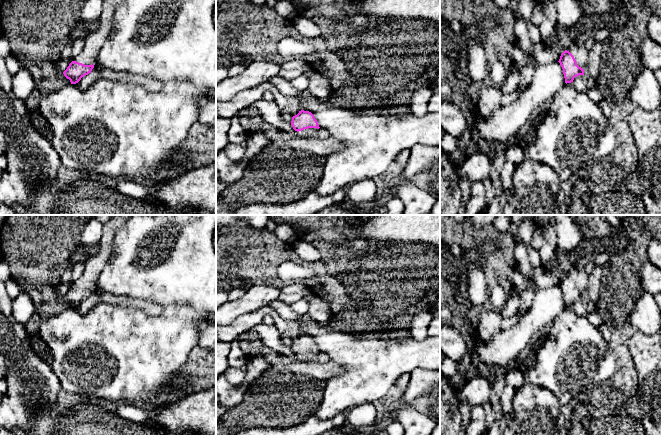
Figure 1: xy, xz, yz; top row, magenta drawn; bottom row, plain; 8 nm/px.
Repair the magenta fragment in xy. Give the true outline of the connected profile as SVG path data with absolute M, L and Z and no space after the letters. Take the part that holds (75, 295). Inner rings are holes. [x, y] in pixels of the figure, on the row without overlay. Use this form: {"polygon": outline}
{"polygon": "M115 215L103 224L102 236L97 245L97 253L86 260L82 276L74 282L63 296L71 308L78 307L82 301L91 297L97 285L99 275L110 258L114 235L132 216L133 215Z"}

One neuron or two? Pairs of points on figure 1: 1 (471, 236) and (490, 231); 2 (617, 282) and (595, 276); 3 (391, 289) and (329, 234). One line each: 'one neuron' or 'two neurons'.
1: one neuron
2: two neurons
3: one neuron

